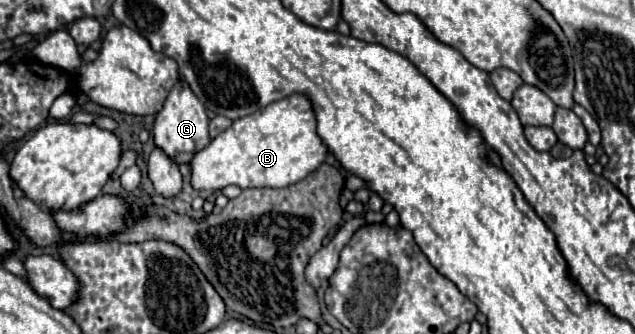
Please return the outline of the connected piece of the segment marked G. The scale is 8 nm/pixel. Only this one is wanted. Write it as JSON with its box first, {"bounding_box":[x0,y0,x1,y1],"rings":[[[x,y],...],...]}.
{"bounding_box":[154,79,210,163],"rings":[[[182,79],[172,87],[172,91],[168,93],[168,99],[162,107],[162,111],[156,115],[156,123],[154,123],[154,145],[158,149],[162,149],[174,163],[190,163],[192,157],[202,151],[204,147],[208,147],[210,137],[208,137],[208,115],[204,105],[196,99],[196,95],[192,95],[192,89],[188,87],[188,83],[184,83]]]}

